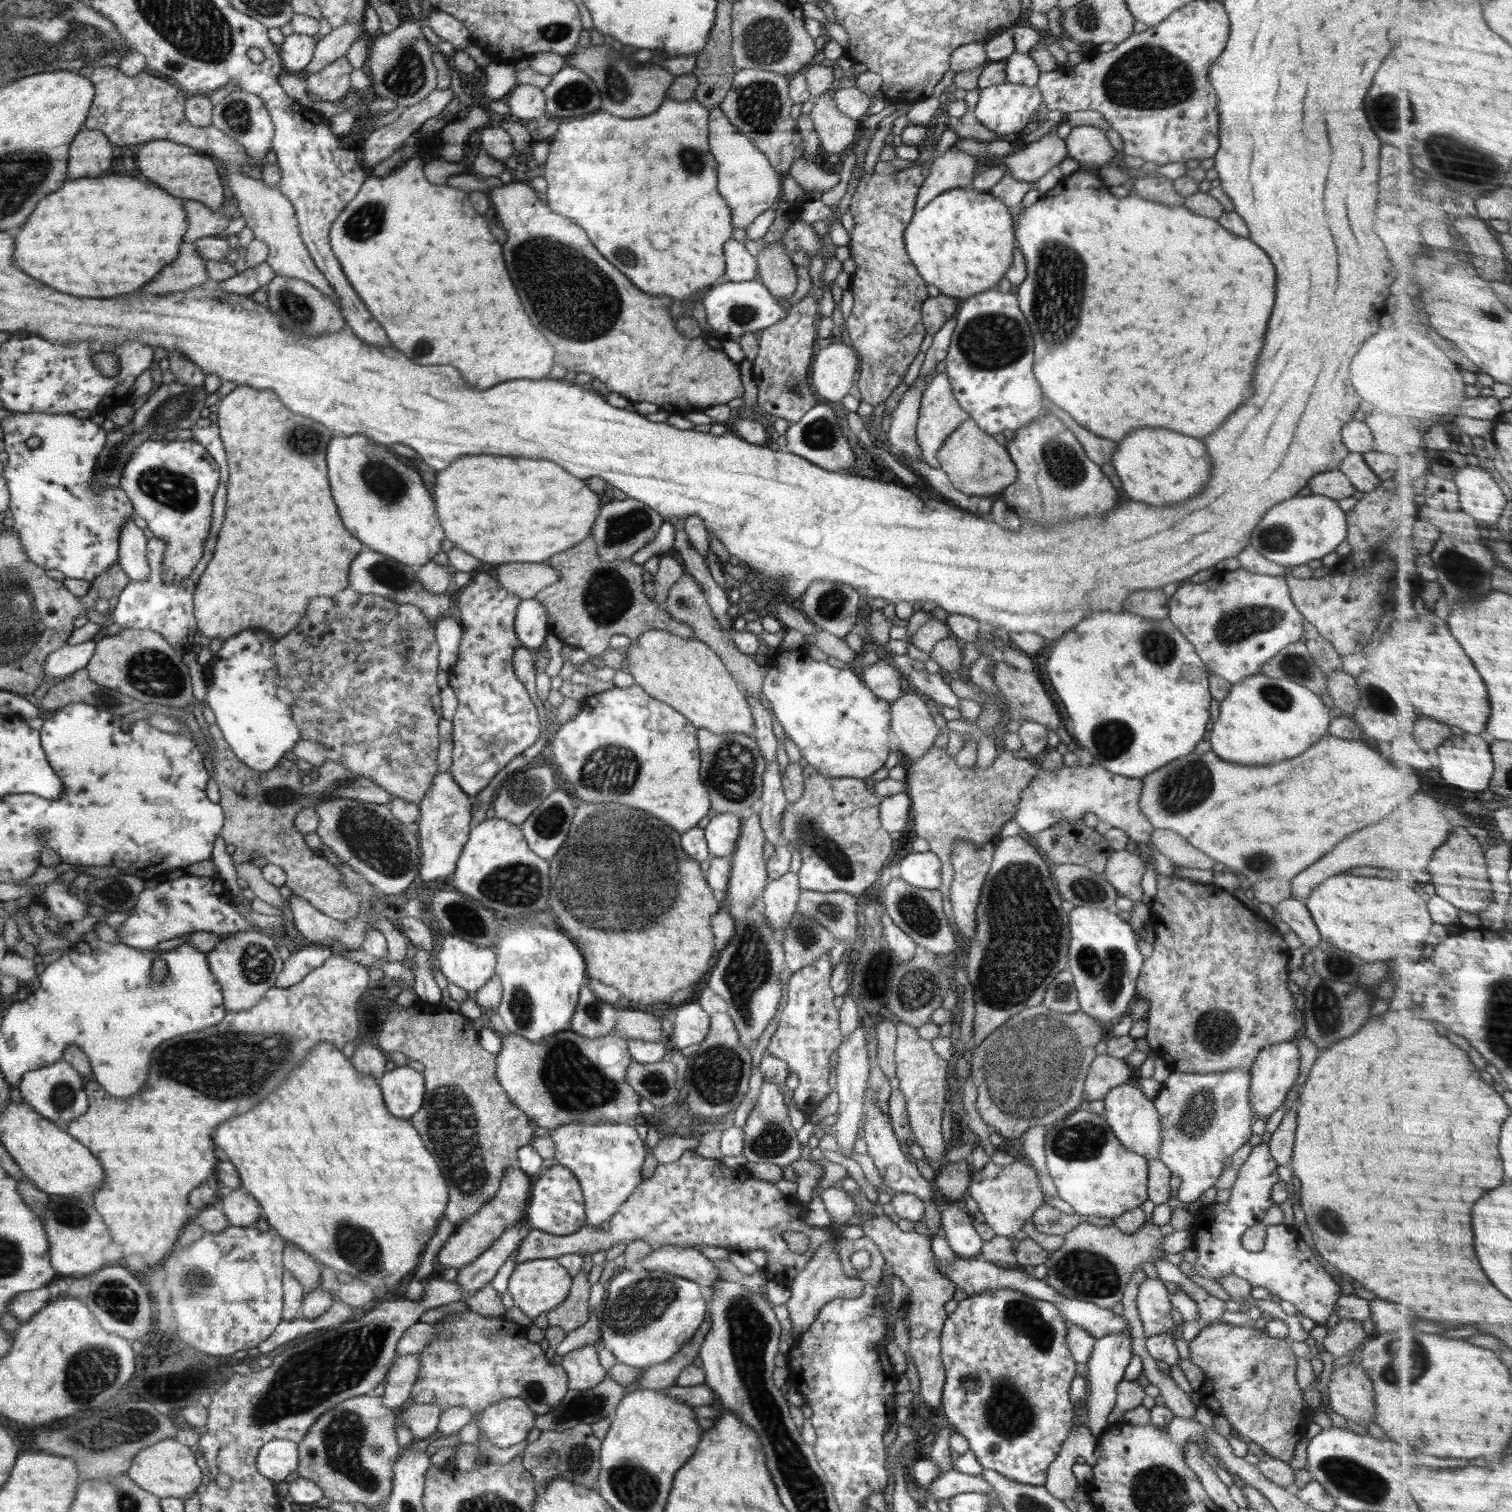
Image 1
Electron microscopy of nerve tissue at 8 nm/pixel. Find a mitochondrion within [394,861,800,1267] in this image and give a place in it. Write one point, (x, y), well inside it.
(451, 1124)

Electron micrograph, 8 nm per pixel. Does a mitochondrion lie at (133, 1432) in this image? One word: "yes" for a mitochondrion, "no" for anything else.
yes

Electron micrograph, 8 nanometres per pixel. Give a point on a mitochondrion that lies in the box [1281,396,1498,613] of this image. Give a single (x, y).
(1462, 569)

